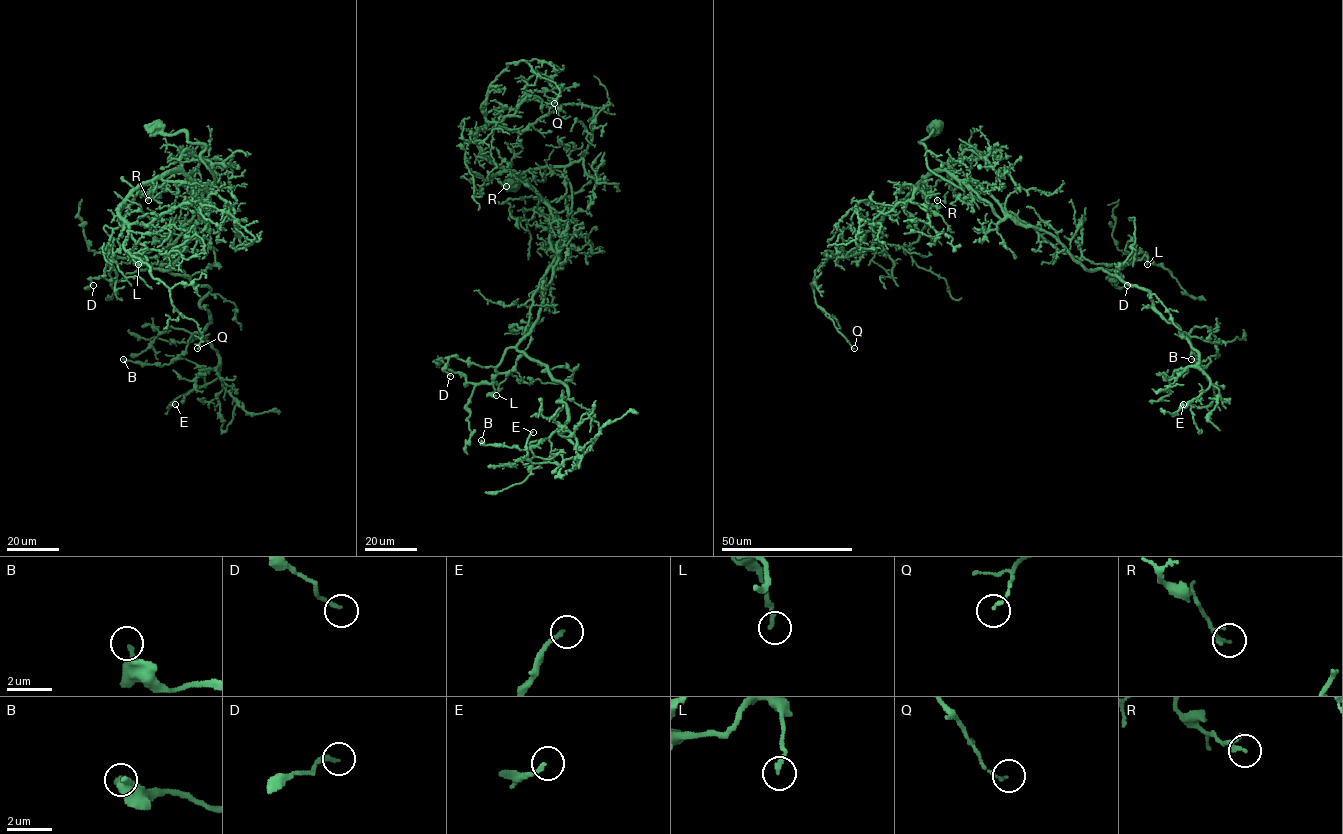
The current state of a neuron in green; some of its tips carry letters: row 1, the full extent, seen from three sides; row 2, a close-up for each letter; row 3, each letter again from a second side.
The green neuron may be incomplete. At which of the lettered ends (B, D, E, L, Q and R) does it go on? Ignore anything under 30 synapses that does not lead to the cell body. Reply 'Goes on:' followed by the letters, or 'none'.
Goes on: none

